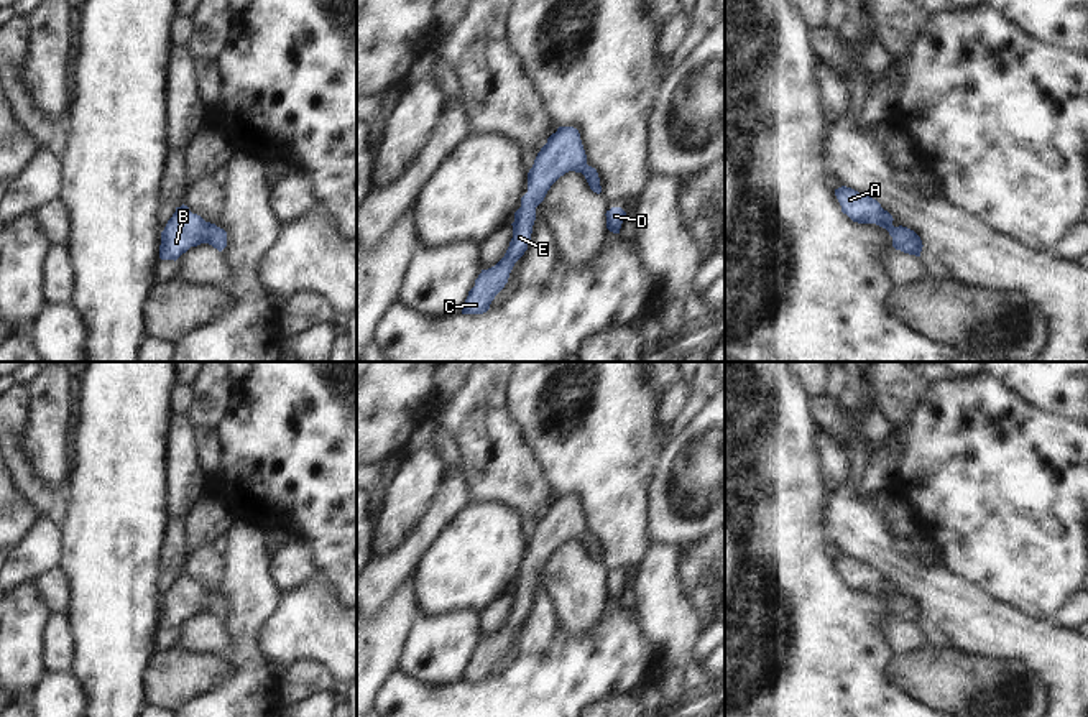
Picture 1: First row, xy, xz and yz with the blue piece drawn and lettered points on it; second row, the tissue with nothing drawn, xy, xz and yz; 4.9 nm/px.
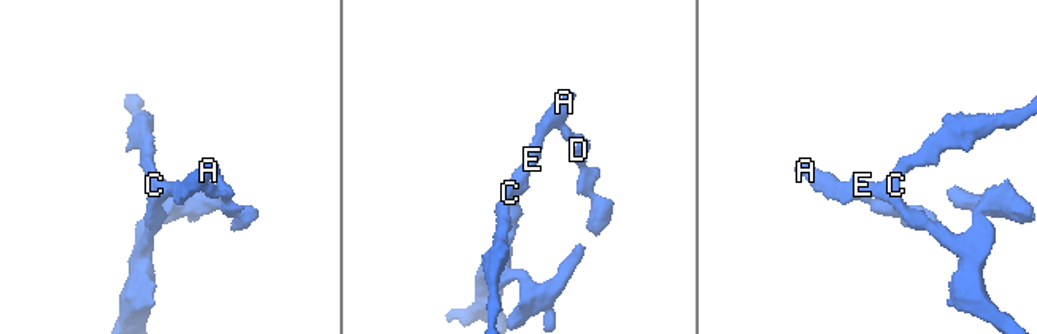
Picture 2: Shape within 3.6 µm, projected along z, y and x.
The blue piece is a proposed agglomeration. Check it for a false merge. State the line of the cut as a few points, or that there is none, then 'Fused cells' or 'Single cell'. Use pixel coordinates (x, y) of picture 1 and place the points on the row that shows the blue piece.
No split. Single cell.

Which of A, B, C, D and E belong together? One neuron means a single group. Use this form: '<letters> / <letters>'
A B C D E

